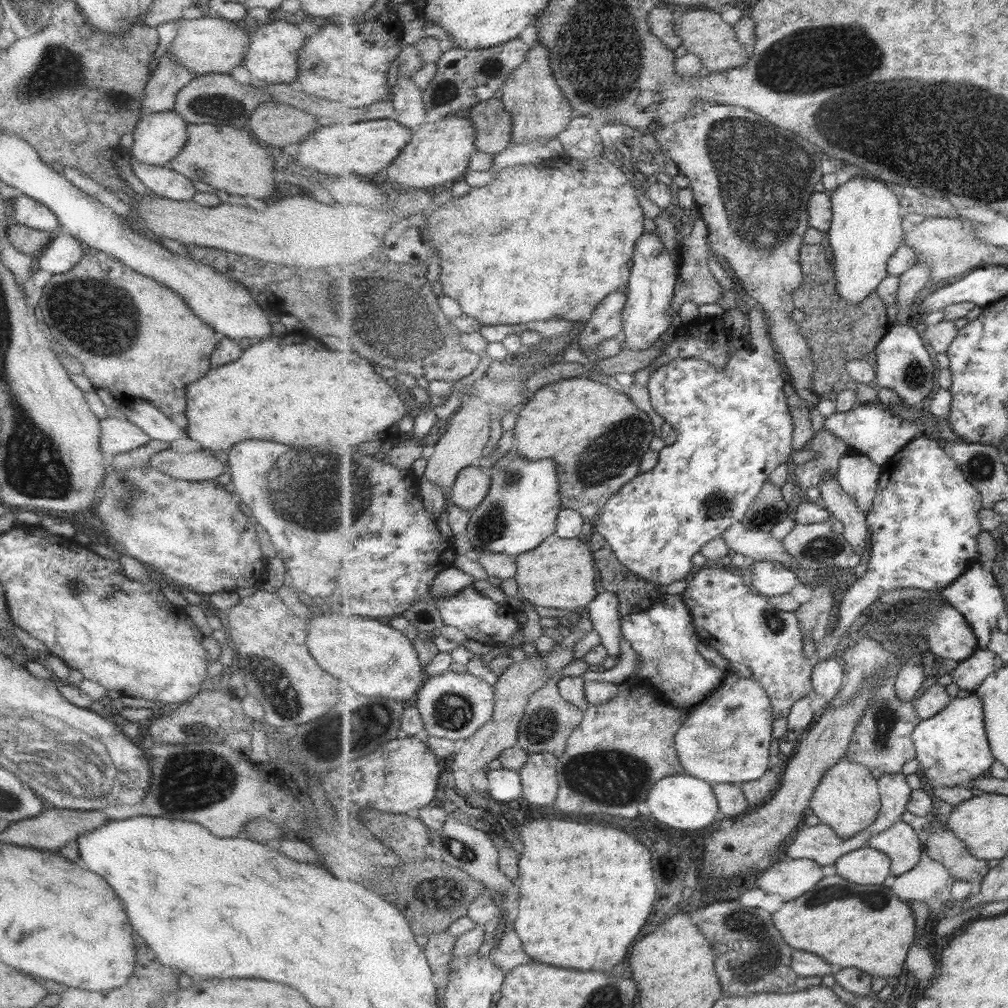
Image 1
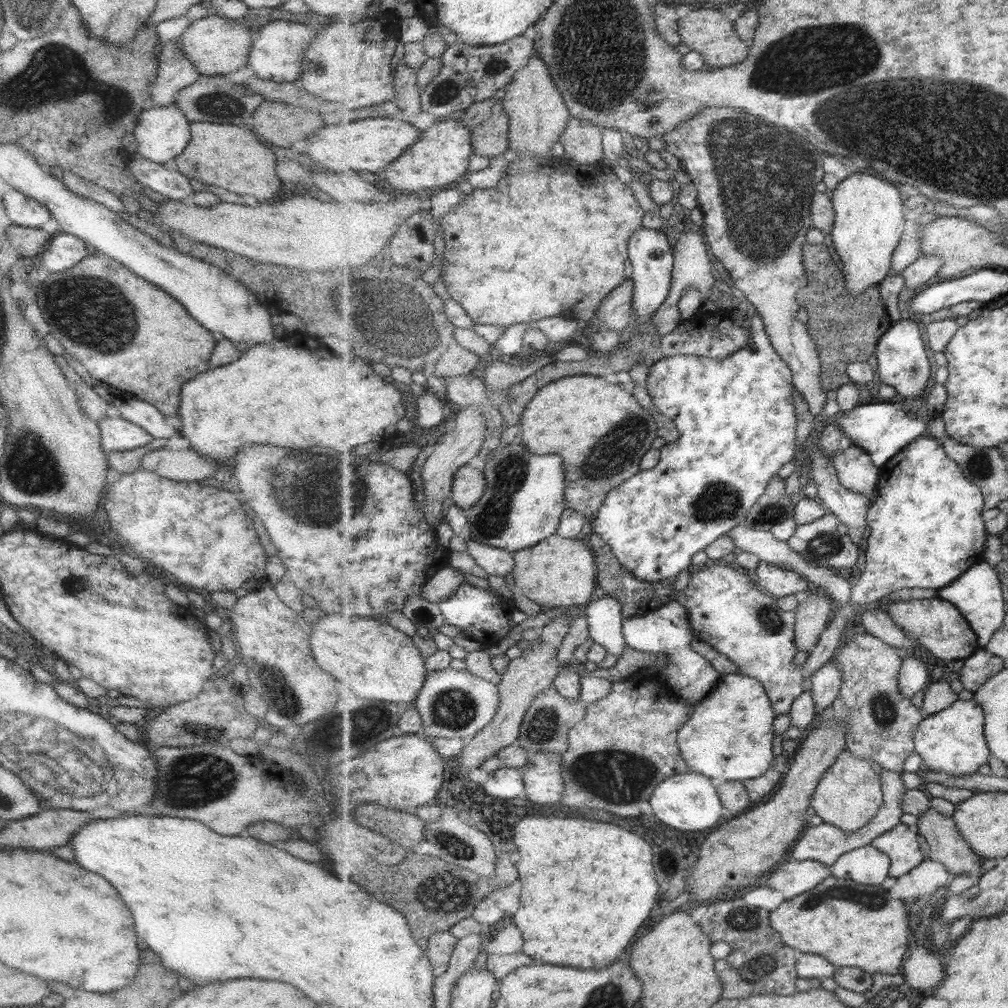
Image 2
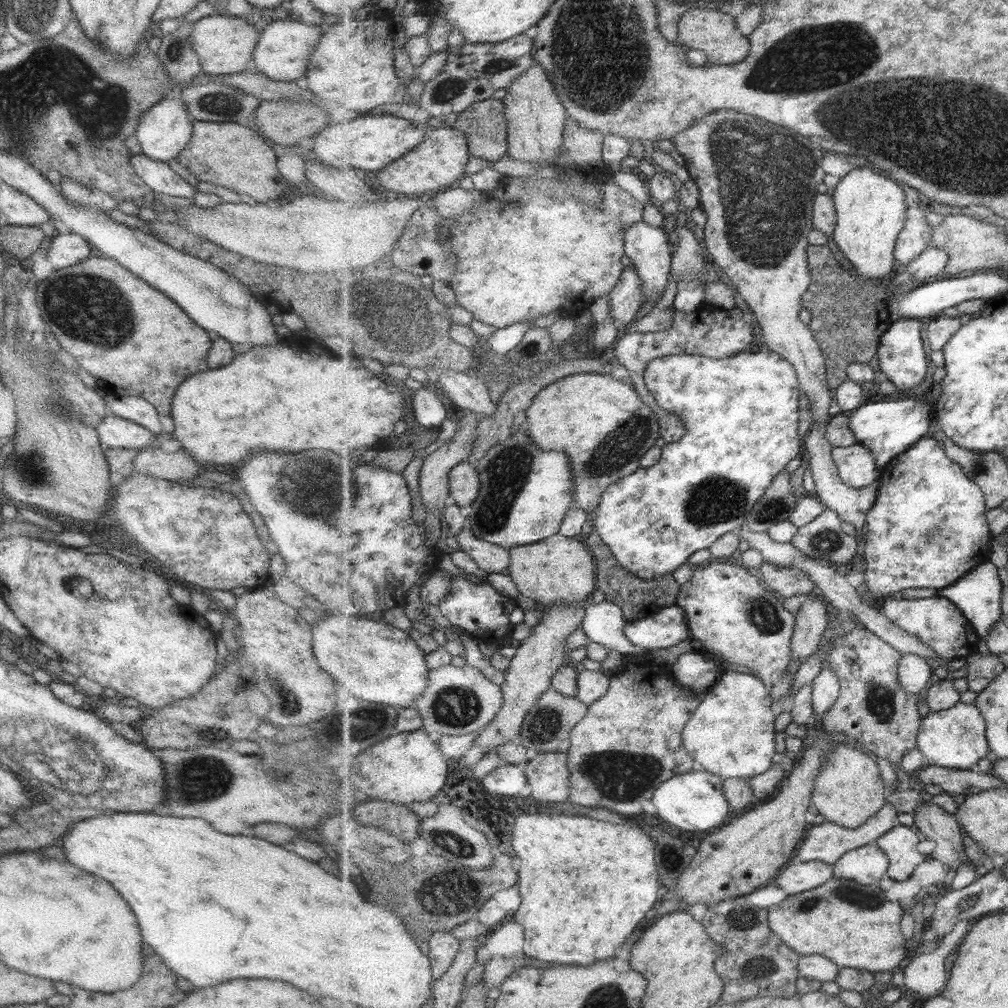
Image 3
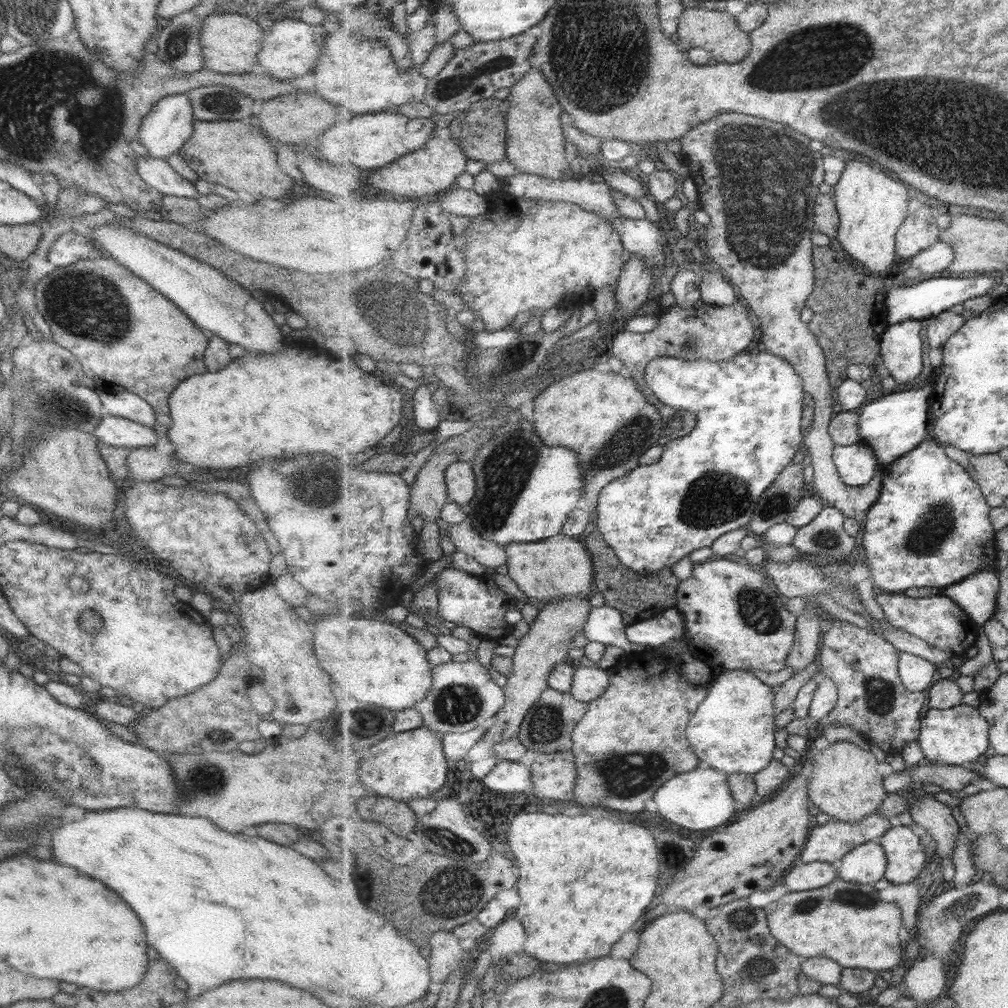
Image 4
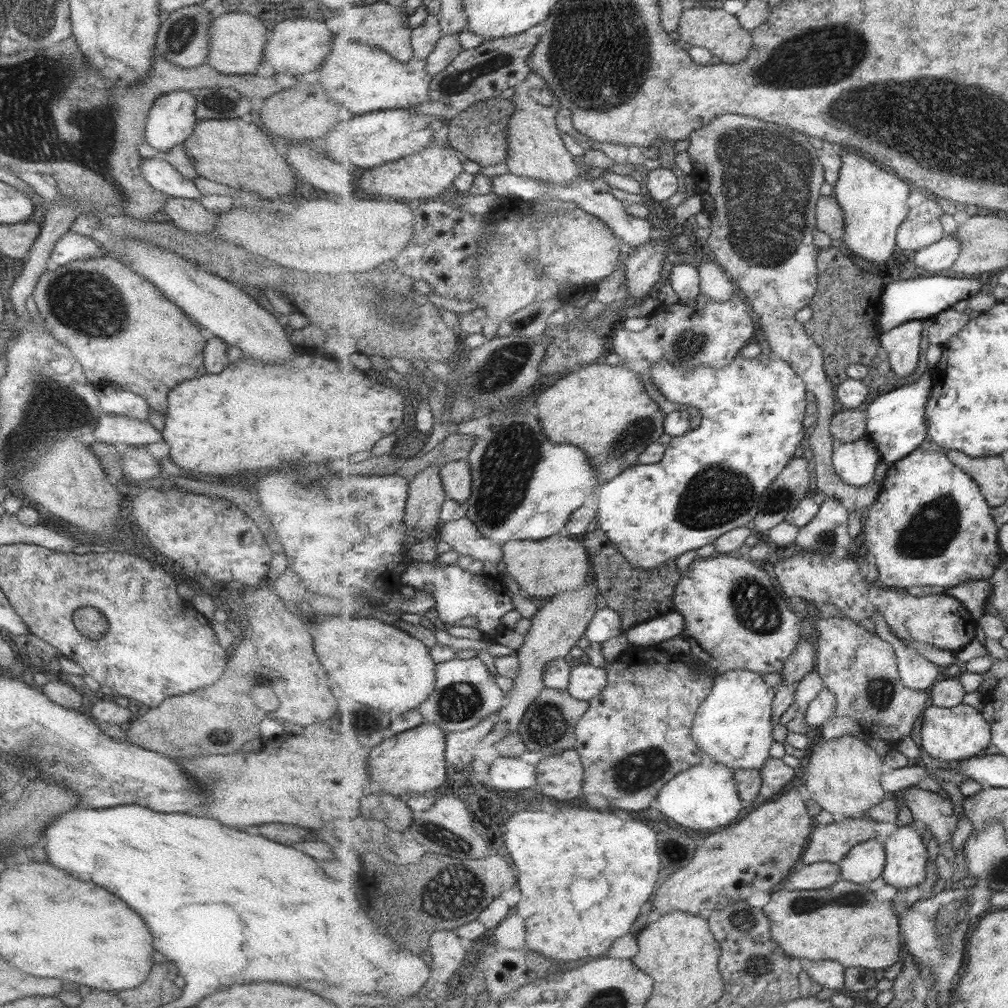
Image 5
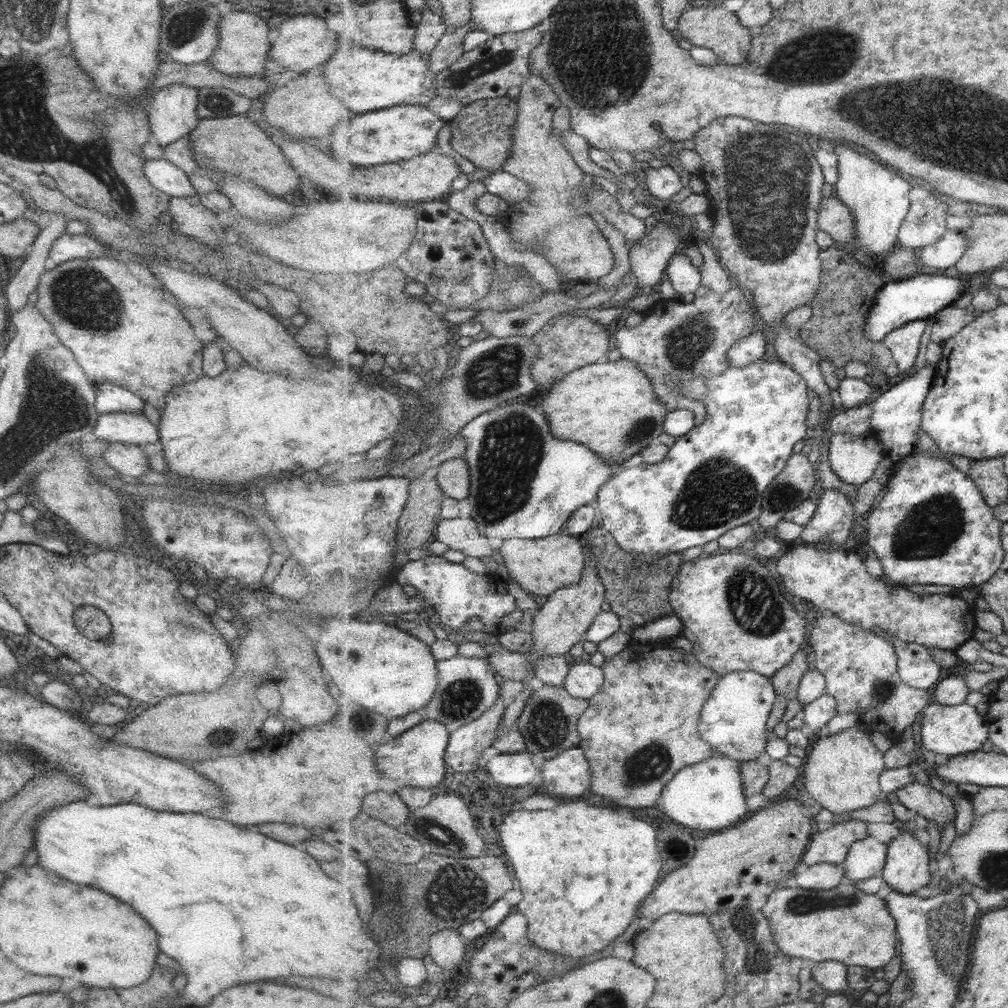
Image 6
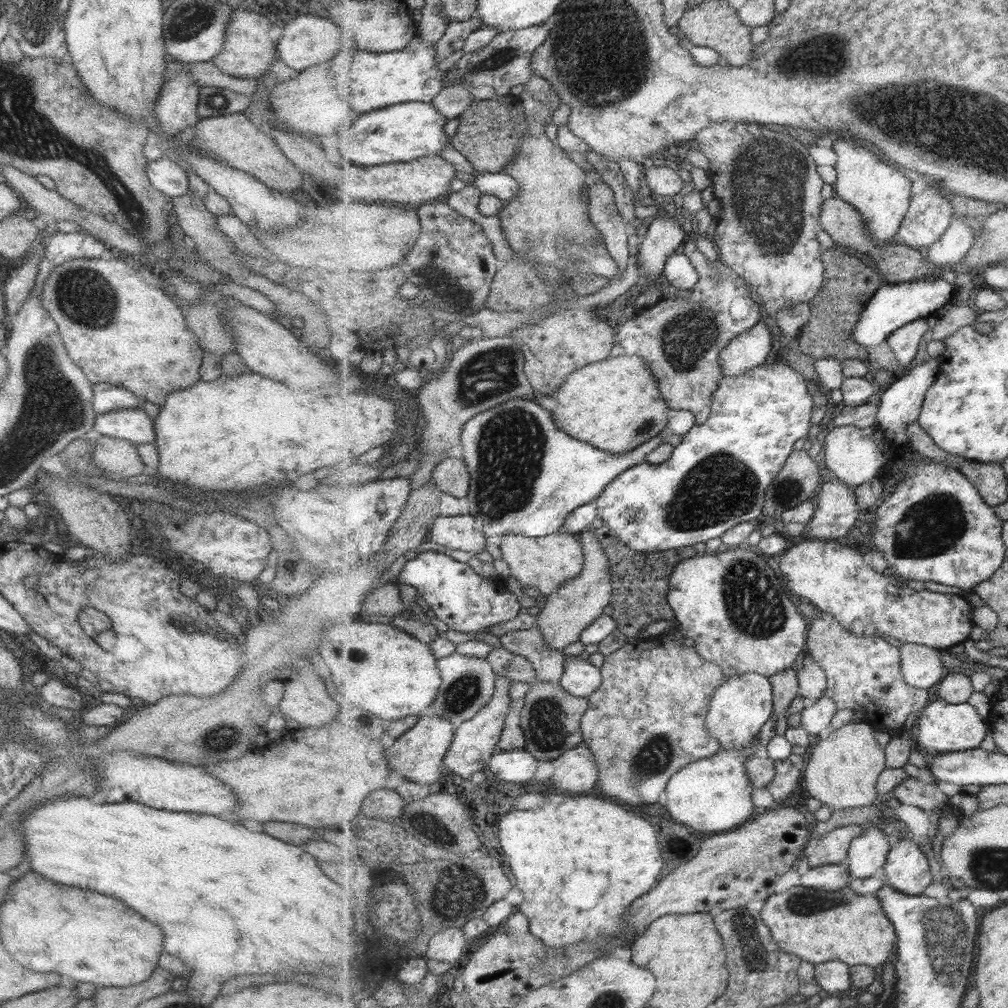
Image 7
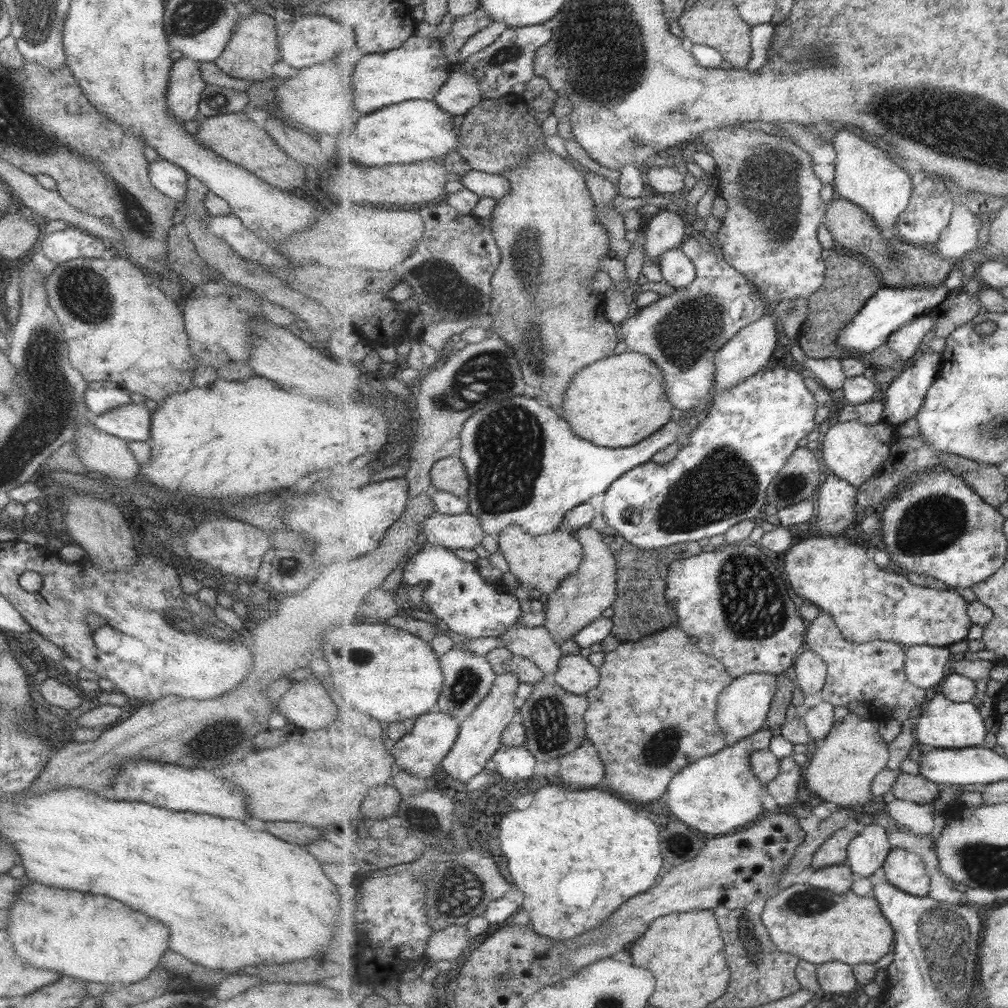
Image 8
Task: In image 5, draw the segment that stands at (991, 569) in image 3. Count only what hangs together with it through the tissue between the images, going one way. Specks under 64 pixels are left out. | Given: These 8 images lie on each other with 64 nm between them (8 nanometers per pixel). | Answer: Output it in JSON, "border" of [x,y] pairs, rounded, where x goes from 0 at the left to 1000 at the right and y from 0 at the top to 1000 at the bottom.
{"border":[[[969,574],[953,580],[940,583],[938,589],[953,595],[957,599],[957,603],[969,615],[976,613],[979,605],[977,601],[981,599],[983,593],[982,574]]]}

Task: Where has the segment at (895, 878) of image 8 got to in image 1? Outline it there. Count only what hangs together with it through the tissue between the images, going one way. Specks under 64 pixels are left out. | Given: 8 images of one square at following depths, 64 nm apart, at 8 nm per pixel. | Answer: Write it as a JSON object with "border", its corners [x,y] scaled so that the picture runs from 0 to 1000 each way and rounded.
{"border":[[[890,814],[883,822],[866,828],[861,839],[882,848],[885,853],[884,867],[891,870],[914,855],[917,846],[914,830],[915,827],[904,817]]]}

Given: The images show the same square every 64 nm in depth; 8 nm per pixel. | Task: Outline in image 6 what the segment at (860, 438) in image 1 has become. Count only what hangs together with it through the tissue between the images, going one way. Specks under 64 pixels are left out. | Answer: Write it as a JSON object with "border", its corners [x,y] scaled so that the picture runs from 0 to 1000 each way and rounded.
{"border":[[[930,360],[920,361],[910,367],[908,371],[898,375],[879,389],[874,391],[865,401],[865,420],[864,426],[868,427],[870,435],[874,437],[882,456],[887,461],[892,460],[904,450],[908,450],[910,438],[912,438],[912,429],[914,429],[914,419],[918,397],[926,385],[930,373]]]}

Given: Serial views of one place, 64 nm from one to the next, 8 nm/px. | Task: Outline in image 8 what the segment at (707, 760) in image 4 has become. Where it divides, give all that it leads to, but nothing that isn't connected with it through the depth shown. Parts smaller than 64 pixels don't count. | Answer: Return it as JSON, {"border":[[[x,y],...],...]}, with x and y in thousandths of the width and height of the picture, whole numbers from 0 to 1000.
{"border":[[[761,667],[739,669],[729,673],[727,678],[713,691],[711,699],[711,720],[721,730],[722,740],[729,740],[731,736],[752,727],[759,719],[761,708],[766,703],[769,687],[772,687],[771,671],[773,669],[761,669]]]}

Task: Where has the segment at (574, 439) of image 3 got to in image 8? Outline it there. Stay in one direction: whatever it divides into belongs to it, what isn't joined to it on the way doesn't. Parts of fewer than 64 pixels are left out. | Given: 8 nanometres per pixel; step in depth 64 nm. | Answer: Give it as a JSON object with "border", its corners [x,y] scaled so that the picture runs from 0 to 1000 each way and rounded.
{"border":[[[623,347],[574,368],[557,405],[574,435],[602,444],[630,442],[657,427],[672,410],[662,391],[658,367],[644,353]]]}

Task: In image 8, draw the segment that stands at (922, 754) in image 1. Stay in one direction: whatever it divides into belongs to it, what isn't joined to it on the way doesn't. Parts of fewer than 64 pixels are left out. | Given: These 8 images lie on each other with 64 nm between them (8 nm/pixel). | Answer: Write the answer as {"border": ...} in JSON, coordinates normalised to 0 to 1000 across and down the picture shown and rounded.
{"border":[[[935,688],[914,704],[910,712],[909,732],[916,741],[924,743],[961,743],[975,741],[983,716],[973,710],[973,706],[963,696],[945,696]]]}

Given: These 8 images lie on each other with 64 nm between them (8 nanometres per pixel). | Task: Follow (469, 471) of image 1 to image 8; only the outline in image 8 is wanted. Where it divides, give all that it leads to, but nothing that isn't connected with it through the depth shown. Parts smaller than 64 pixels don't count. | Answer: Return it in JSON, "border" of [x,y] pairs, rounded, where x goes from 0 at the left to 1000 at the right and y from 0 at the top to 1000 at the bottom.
{"border":[[[455,451],[435,456],[428,466],[428,478],[431,487],[443,487],[454,493],[463,491],[467,481]]]}

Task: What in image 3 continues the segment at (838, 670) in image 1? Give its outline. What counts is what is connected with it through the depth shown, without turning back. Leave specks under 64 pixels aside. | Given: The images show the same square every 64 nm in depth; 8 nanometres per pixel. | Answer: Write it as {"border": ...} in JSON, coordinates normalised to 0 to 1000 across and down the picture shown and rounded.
{"border":[[[817,663],[812,673],[805,679],[807,683],[808,708],[818,710],[833,692],[832,673],[824,663]]]}

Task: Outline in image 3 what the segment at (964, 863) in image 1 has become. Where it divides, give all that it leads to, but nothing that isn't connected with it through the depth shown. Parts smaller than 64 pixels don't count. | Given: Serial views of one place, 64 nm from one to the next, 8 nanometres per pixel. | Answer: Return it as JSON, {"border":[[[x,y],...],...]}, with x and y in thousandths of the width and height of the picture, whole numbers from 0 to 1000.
{"border":[[[921,794],[916,800],[910,800],[907,809],[908,819],[922,833],[929,836],[923,851],[933,853],[944,862],[944,868],[951,859],[955,859],[961,849],[957,847],[957,837],[953,834],[953,819],[949,811]]]}

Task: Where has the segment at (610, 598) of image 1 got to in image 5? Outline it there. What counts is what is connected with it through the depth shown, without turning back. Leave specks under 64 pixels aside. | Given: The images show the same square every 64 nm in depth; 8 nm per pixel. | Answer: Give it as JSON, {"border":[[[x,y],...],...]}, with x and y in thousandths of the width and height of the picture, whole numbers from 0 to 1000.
{"border":[[[599,602],[592,606],[579,632],[585,638],[595,639],[616,630],[621,630],[616,611],[606,602]]]}

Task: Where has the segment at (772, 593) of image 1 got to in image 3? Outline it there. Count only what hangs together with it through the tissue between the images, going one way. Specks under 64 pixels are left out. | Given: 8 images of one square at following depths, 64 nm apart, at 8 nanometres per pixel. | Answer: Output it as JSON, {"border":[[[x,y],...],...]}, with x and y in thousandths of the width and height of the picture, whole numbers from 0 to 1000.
{"border":[[[758,557],[752,568],[761,581],[767,583],[769,587],[775,588],[778,592],[803,591],[807,590],[807,585],[813,589],[811,579],[797,565],[789,565],[789,563],[781,563],[781,562],[773,562],[767,558]]]}

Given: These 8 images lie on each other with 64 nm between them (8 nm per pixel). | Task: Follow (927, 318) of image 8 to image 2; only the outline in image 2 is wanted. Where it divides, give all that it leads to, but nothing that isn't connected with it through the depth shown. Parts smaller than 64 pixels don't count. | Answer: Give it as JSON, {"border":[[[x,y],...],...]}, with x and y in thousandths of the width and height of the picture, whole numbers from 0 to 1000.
{"border":[[[892,319],[873,335],[869,347],[871,358],[871,371],[873,379],[885,382],[892,396],[908,398],[922,381],[924,375],[924,359],[918,347],[918,339],[914,335],[914,327],[908,319]]]}

